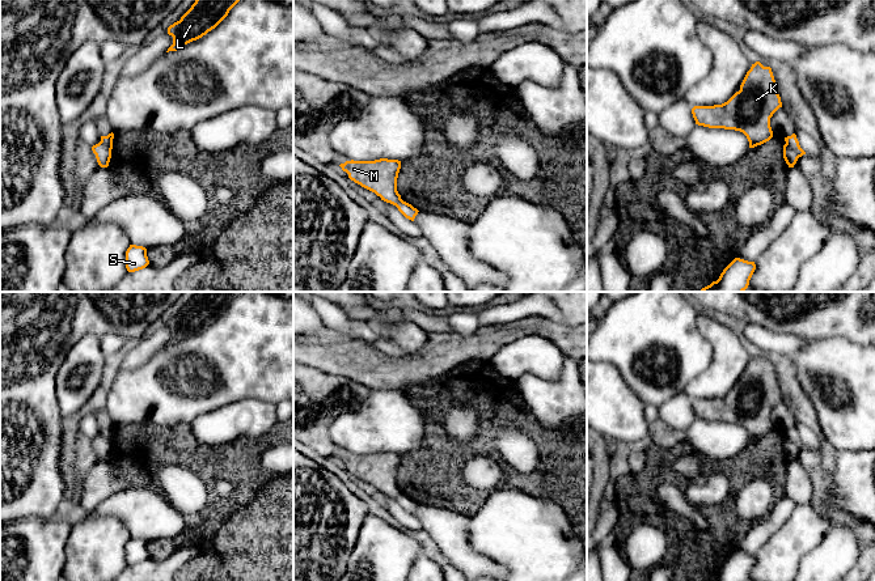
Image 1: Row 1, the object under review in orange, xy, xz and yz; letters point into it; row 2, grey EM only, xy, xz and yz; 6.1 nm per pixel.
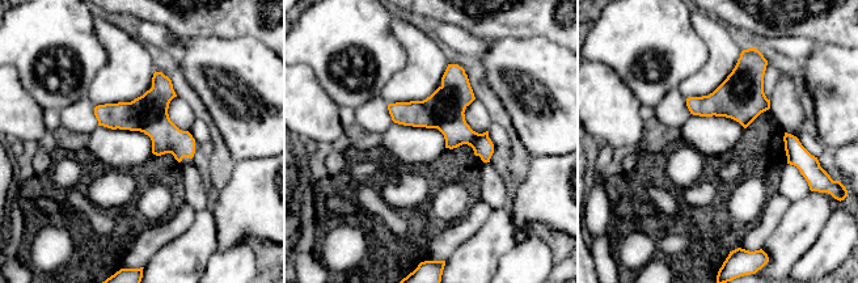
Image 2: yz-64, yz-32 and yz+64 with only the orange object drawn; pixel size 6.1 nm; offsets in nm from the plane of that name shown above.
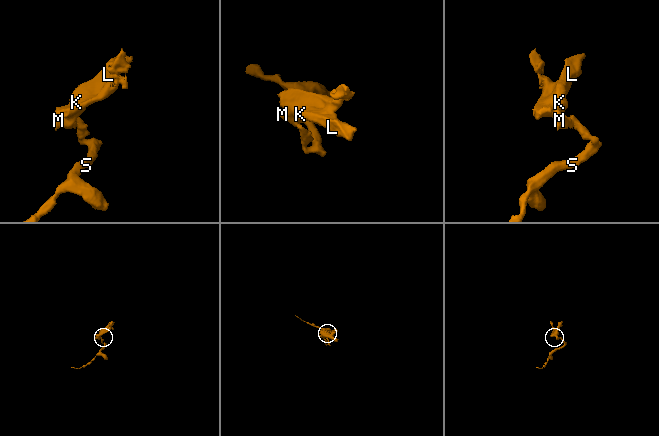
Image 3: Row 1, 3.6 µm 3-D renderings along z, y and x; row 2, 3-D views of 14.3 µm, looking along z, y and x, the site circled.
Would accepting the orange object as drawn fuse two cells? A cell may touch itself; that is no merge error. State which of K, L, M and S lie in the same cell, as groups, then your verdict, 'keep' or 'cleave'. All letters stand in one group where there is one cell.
K L M / S; cleave

